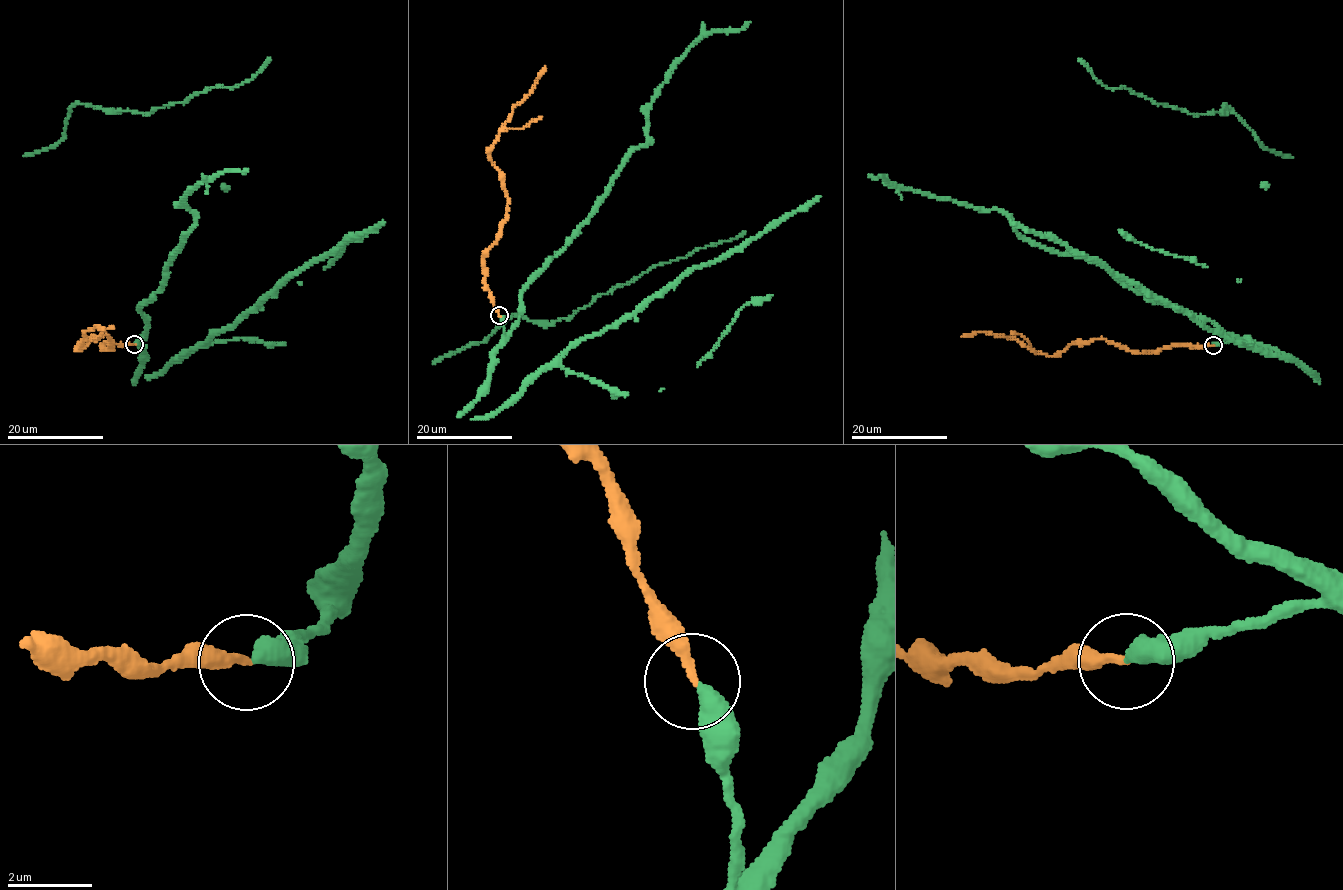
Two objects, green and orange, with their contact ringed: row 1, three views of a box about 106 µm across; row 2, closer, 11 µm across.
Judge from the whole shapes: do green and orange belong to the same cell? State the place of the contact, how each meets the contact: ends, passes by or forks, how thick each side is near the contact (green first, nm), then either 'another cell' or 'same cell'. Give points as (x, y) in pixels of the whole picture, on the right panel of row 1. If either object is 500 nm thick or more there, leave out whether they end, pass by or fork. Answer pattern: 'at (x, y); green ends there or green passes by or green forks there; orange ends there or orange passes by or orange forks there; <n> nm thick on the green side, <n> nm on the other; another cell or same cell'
at (1213, 345); green ends there; orange ends there; 460 nm thick on the green side, 240 nm on the other; same cell

